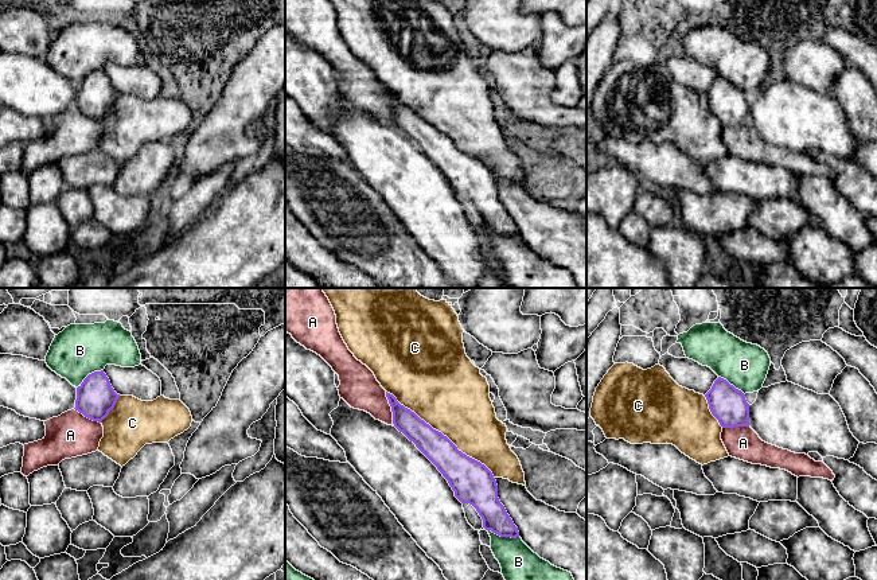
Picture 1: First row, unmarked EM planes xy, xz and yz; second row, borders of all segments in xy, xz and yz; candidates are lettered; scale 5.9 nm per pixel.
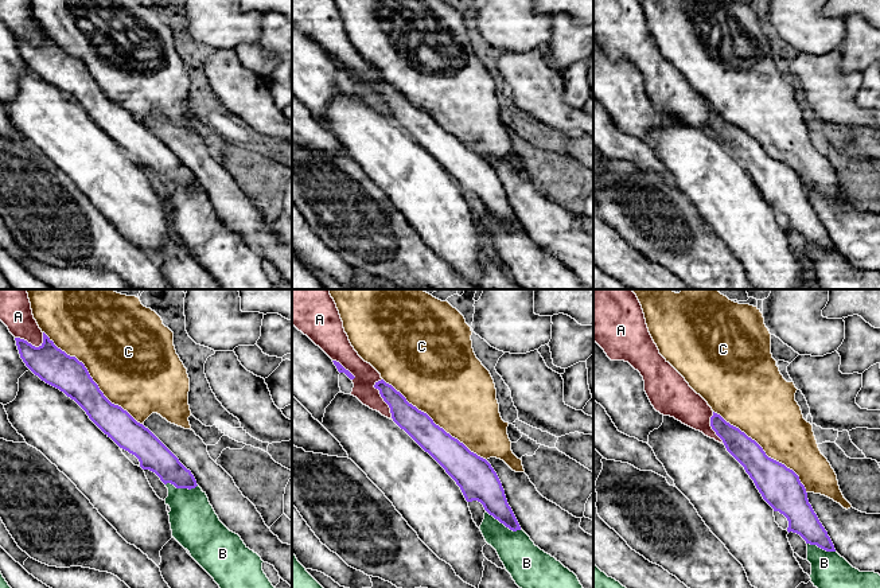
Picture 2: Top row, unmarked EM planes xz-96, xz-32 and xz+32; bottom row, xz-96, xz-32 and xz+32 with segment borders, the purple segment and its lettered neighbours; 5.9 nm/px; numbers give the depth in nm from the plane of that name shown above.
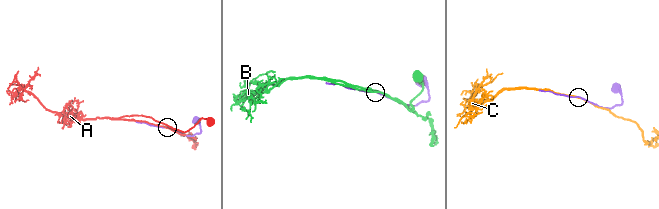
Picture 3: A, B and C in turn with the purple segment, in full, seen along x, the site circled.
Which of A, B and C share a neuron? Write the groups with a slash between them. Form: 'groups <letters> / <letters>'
groups A / B / C

